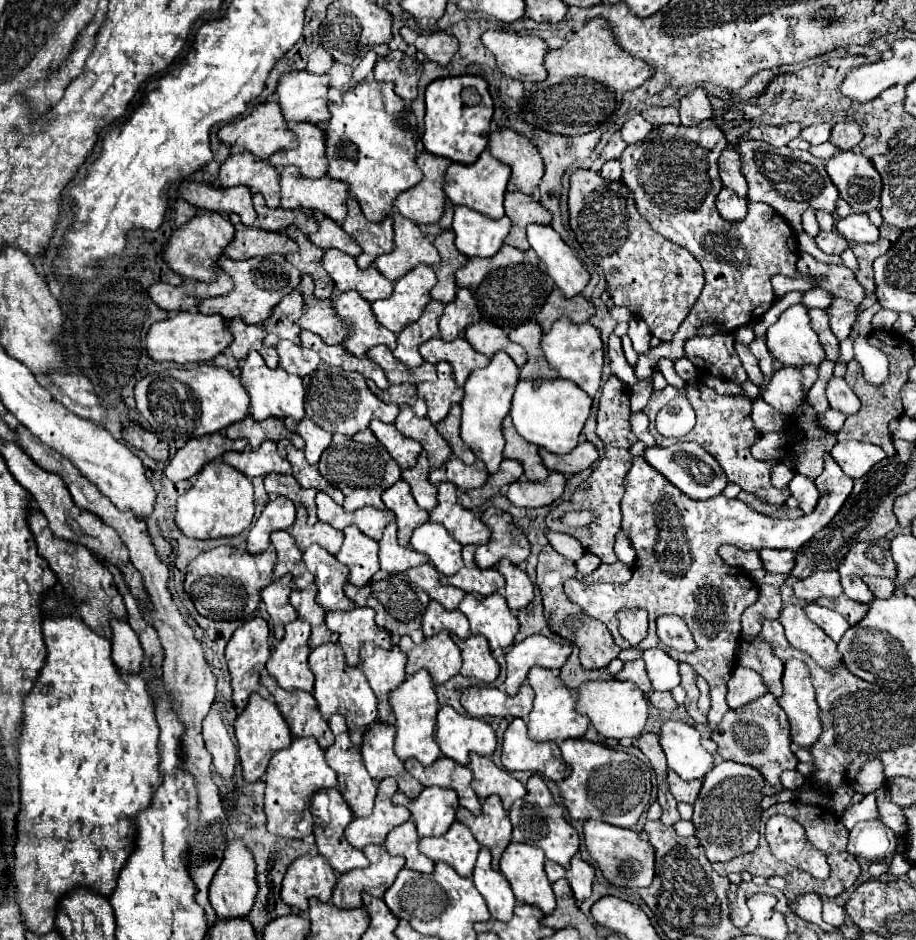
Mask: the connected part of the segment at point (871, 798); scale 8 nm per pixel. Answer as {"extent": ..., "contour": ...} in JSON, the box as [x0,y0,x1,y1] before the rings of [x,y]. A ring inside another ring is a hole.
{"extent":[841,794,879,830],"contour":[[[867,794],[859,804],[849,806],[843,812],[841,820],[843,820],[843,824],[845,824],[847,830],[851,830],[861,820],[879,820],[879,816],[877,816],[877,804],[875,804],[875,794]]]}

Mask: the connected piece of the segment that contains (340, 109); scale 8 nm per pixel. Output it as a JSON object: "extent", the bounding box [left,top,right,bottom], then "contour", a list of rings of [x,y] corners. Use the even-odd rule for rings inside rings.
{"extent":[325,80,423,222],"contour":[[[363,80],[361,84],[355,86],[353,92],[343,94],[343,102],[329,104],[331,120],[327,122],[325,134],[327,134],[327,160],[329,160],[329,170],[327,174],[335,180],[343,180],[349,184],[351,196],[359,202],[363,214],[371,222],[381,222],[383,218],[389,216],[393,210],[395,198],[413,188],[423,180],[423,172],[419,170],[415,158],[417,158],[417,124],[397,124],[401,112],[407,110],[407,104],[393,92],[391,82],[367,82]]]}

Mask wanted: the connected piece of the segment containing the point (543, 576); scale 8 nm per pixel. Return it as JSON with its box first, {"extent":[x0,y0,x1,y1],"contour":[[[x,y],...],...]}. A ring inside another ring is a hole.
{"extent":[537,544,621,670],"contour":[[[551,544],[543,546],[541,554],[539,554],[539,564],[537,564],[537,586],[543,594],[543,606],[545,606],[545,620],[551,628],[553,634],[561,636],[567,642],[573,642],[579,648],[579,660],[581,666],[591,670],[591,668],[605,668],[613,658],[617,658],[617,654],[621,652],[619,648],[615,650],[615,642],[607,630],[605,624],[593,620],[591,616],[585,616],[585,612],[581,612],[581,608],[577,608],[577,604],[573,604],[565,592],[563,592],[563,582],[567,578],[579,578],[579,570],[575,568],[575,564],[567,558],[563,558],[559,552],[553,550]]]}

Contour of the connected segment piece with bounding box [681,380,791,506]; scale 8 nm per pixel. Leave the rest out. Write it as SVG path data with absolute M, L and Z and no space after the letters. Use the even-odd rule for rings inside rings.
M697 380L687 382L687 398L695 408L697 424L681 440L697 442L709 454L713 454L715 460L725 470L729 482L741 486L741 490L745 490L747 494L753 494L767 504L783 506L791 494L787 488L779 490L771 484L771 472L777 462L757 460L751 456L751 446L759 440L759 432L755 430L753 420L751 420L751 402L747 398L737 398L737 396L719 396L715 390L703 388Z

